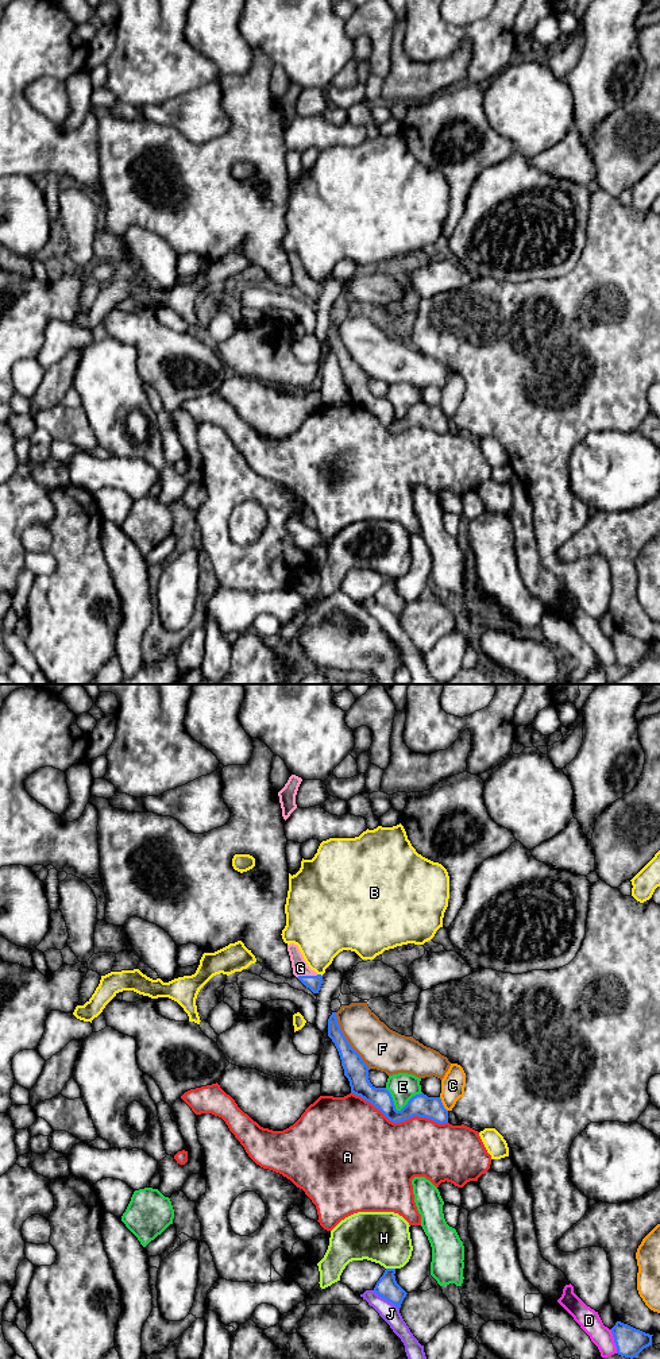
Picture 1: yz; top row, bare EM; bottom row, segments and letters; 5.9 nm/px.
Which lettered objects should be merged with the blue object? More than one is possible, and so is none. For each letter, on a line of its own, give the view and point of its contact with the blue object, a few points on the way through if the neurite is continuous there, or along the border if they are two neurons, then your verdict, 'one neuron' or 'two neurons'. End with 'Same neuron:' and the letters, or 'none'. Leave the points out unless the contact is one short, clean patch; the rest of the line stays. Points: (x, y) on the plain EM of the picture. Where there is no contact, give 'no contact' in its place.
A: contact yz (400, 431); two neurons
B: contact yz (320, 284); two neurons
C: contact yz (442, 413); border yz (439, 406), (447, 420); two neurons
D: contact yz (614, 651); two neurons
E: contact yz (398, 420); two neurons
F: contact yz (347, 350); two neurons
G: contact yz (307, 285); one neuron
H: contact yz (390, 578); two neurons
J: contact yz (386, 607); border yz (373, 599), (398, 618); two neurons
Same neuron: G

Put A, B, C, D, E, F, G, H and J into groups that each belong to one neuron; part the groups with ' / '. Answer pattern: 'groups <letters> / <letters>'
groups A / B / C / D / E / F / G / H / J

